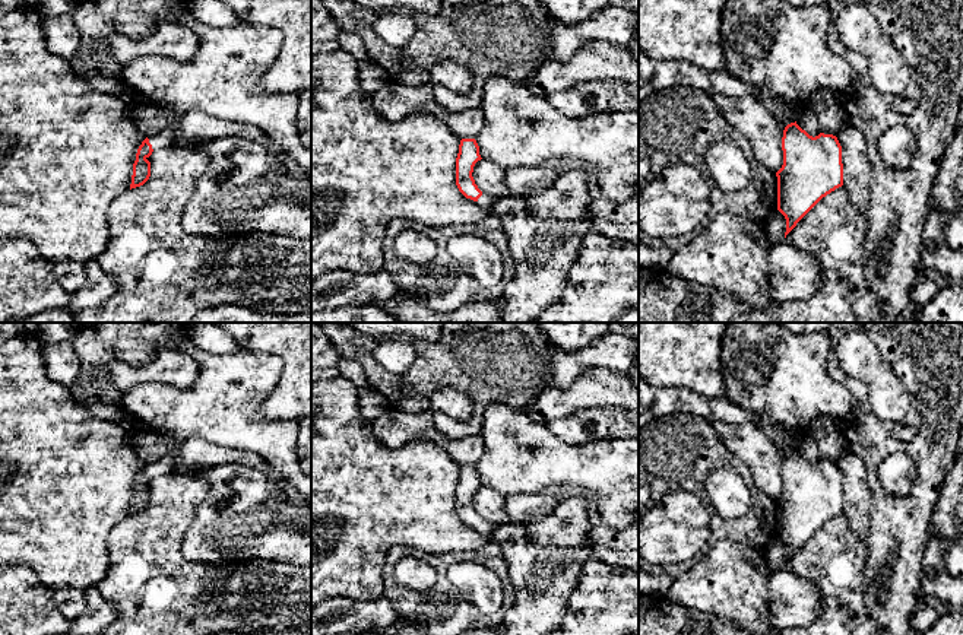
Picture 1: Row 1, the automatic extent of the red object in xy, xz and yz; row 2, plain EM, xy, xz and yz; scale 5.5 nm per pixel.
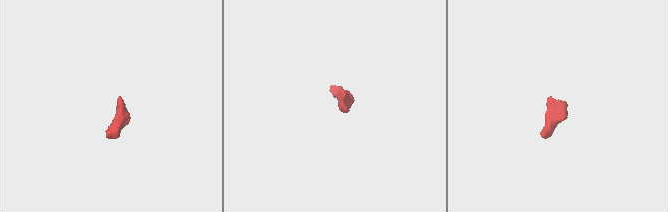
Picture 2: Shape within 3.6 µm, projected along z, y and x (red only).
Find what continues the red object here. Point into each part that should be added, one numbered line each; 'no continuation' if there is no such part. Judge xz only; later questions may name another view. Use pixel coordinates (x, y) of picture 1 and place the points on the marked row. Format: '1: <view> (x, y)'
1: xz (484, 202)

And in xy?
1: xy (162, 139)

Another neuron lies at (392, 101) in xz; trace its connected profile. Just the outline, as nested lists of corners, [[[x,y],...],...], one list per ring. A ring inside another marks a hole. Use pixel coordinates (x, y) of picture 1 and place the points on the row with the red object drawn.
[[[386,82],[370,98],[374,109],[386,121],[397,121],[409,114],[427,111],[441,120],[460,140],[475,139],[484,124],[482,109],[449,111],[435,101],[430,86],[414,88]]]

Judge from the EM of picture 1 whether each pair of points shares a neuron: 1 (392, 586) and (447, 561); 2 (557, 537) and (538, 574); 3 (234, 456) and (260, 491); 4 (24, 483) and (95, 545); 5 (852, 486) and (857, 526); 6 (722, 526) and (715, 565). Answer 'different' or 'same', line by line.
1: same
2: same
3: different
4: same
5: same
6: different

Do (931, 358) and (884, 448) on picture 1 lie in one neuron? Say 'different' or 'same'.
same

